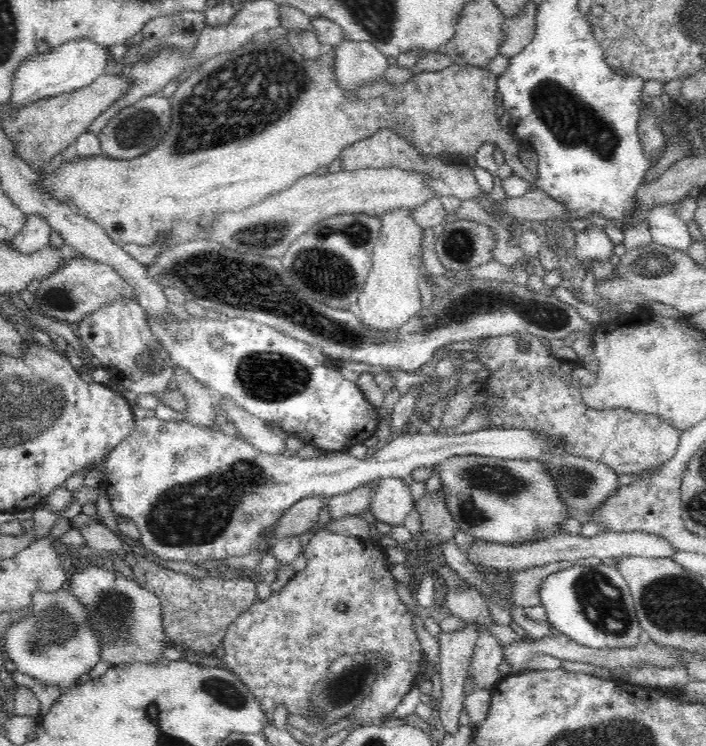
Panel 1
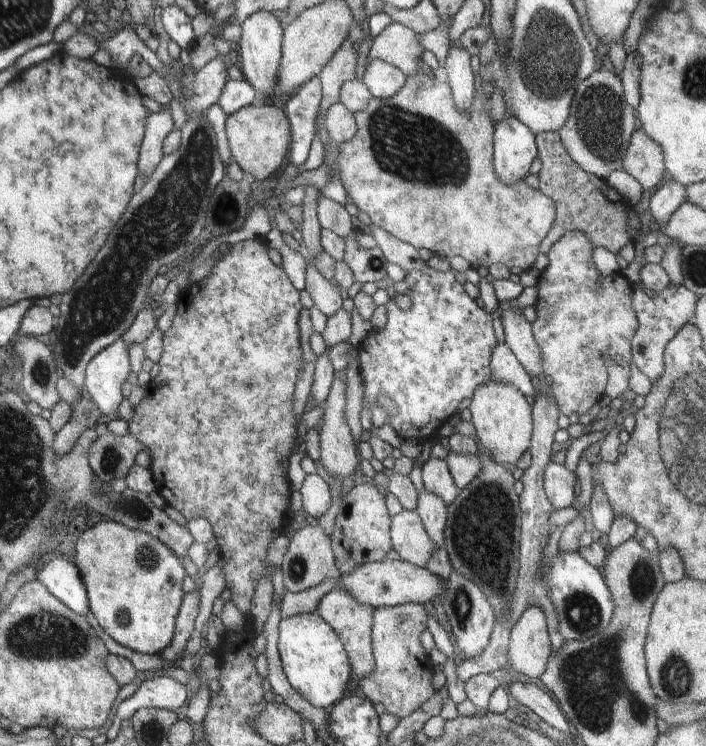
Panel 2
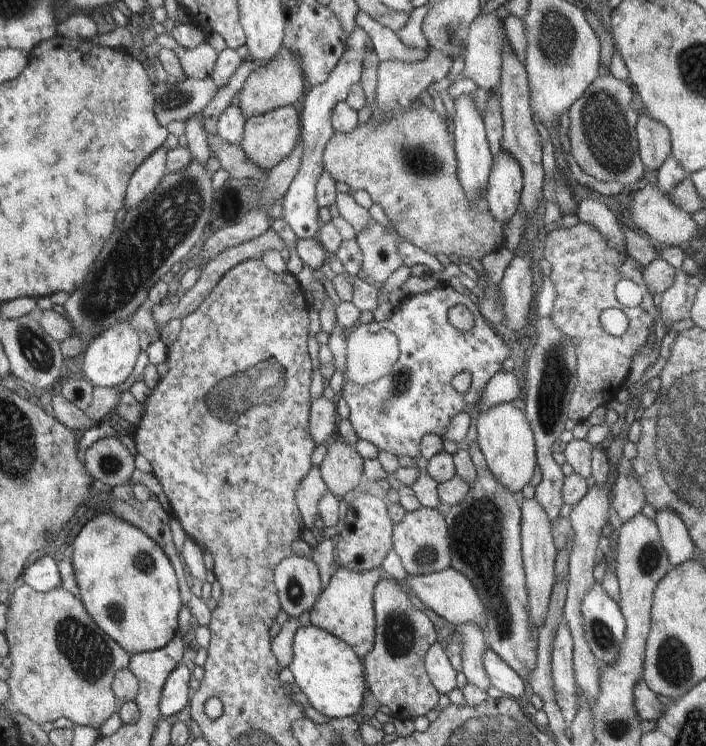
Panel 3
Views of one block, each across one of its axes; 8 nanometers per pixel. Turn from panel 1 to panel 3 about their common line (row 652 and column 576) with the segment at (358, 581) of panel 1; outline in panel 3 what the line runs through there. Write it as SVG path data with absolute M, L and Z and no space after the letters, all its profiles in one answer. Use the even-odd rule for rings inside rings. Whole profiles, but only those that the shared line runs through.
M578 223L571 228L555 229L548 235L543 235L542 258L552 265L552 273L549 276L554 283L557 296L550 318L556 327L563 332L567 339L571 340L577 354L577 383L570 397L569 418L576 422L586 421L595 408L605 405L616 399L617 393L625 386L630 372L634 355L640 353L650 336L650 330L654 328L658 320L659 309L654 305L652 295L643 279L643 272L636 268L636 261L628 255L626 249L615 249L607 245L605 238L590 223ZM628 279L645 288L642 302L635 307L624 306L615 297L615 286L619 280ZM618 309L629 318L629 327L622 336L610 336L600 322L603 310Z

